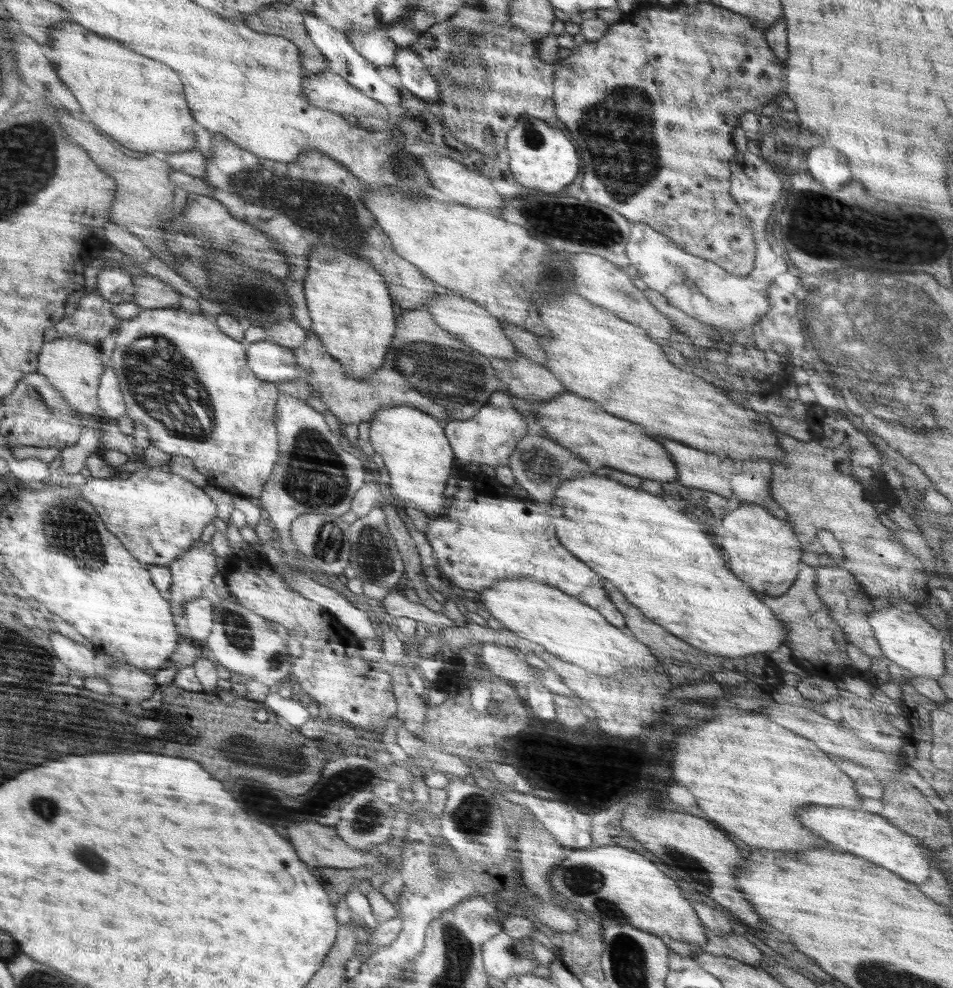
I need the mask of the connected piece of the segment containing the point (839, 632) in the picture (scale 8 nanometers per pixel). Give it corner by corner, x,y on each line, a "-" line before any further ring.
801,565
798,576
788,592
782,596
771,598
762,593
760,601
768,605
774,613
778,614
778,620
787,626
787,643
795,661
807,660
817,667
828,665
847,667
852,663
846,655
847,637
843,629
829,614
822,599
816,595
816,568

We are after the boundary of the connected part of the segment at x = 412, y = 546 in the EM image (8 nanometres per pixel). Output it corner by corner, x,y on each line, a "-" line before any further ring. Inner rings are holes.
391,499
381,504
388,531
394,539
394,543
396,543
396,549
405,565
405,575
408,578
408,583
410,582
415,590
420,604
434,612
441,612
444,610
443,605
429,594
426,584
424,584
425,579
416,543
394,508
395,506
391,505

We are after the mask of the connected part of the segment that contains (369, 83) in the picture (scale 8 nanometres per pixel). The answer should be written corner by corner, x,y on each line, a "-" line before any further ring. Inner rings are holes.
304,10
303,14
303,23
307,28
310,41
326,57
332,72
338,74
348,84
360,89
366,96
379,101
381,104
394,106
400,104
399,89
382,80
378,68
354,51
353,46
342,31
336,30
331,24
326,23
325,20
318,19
316,15
306,10

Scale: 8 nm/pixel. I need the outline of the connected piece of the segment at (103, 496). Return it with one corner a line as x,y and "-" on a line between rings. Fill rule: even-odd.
143,467
129,478
93,478
80,485
81,495
96,509
103,524
140,564
167,567
201,540
204,527
214,523
218,508
210,496
179,474

